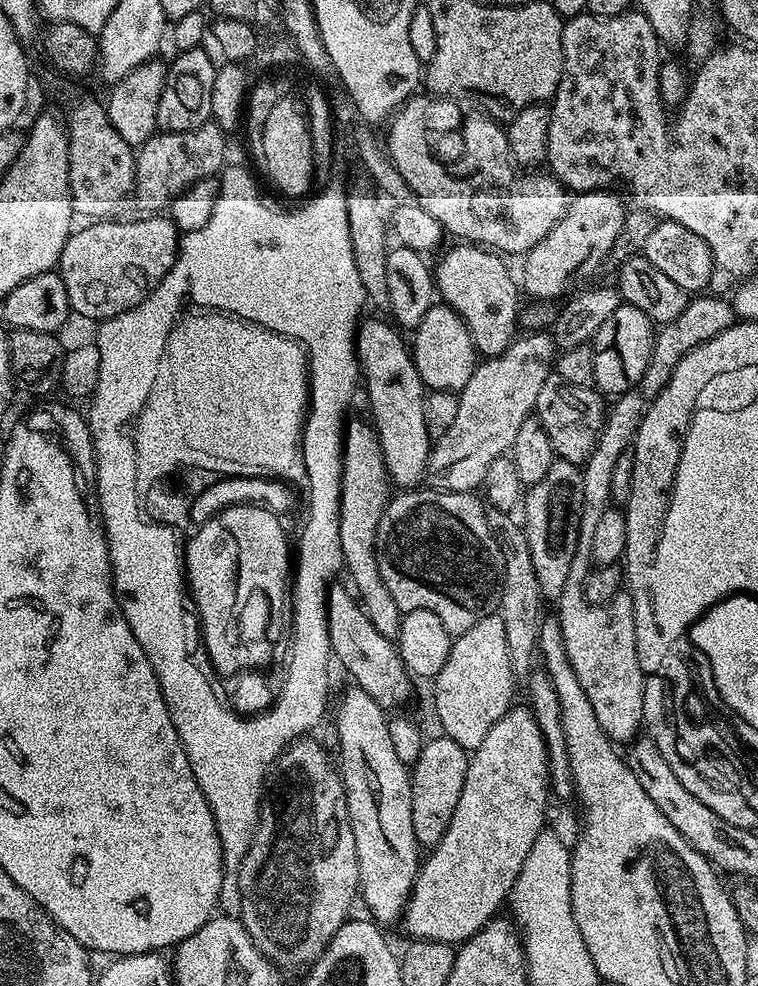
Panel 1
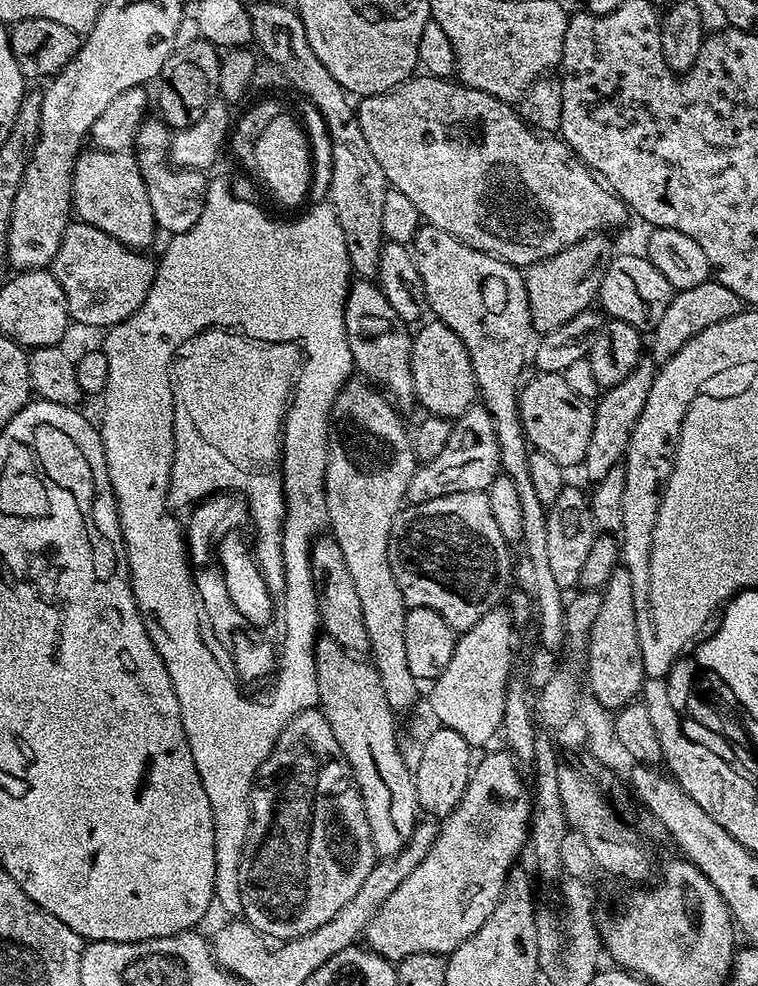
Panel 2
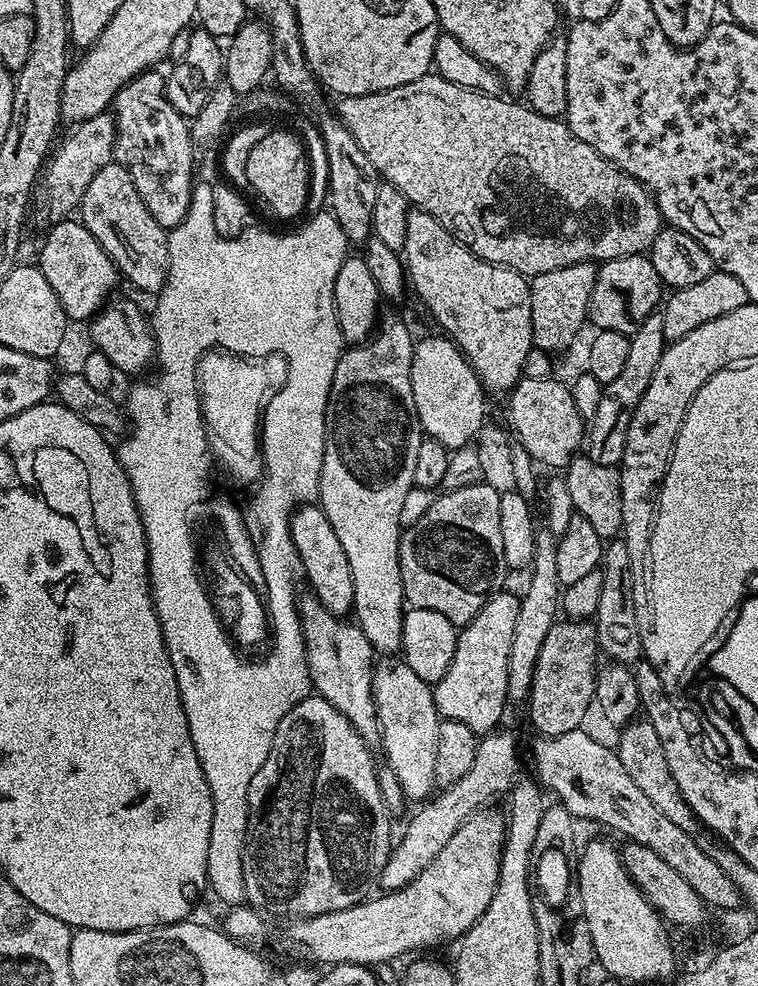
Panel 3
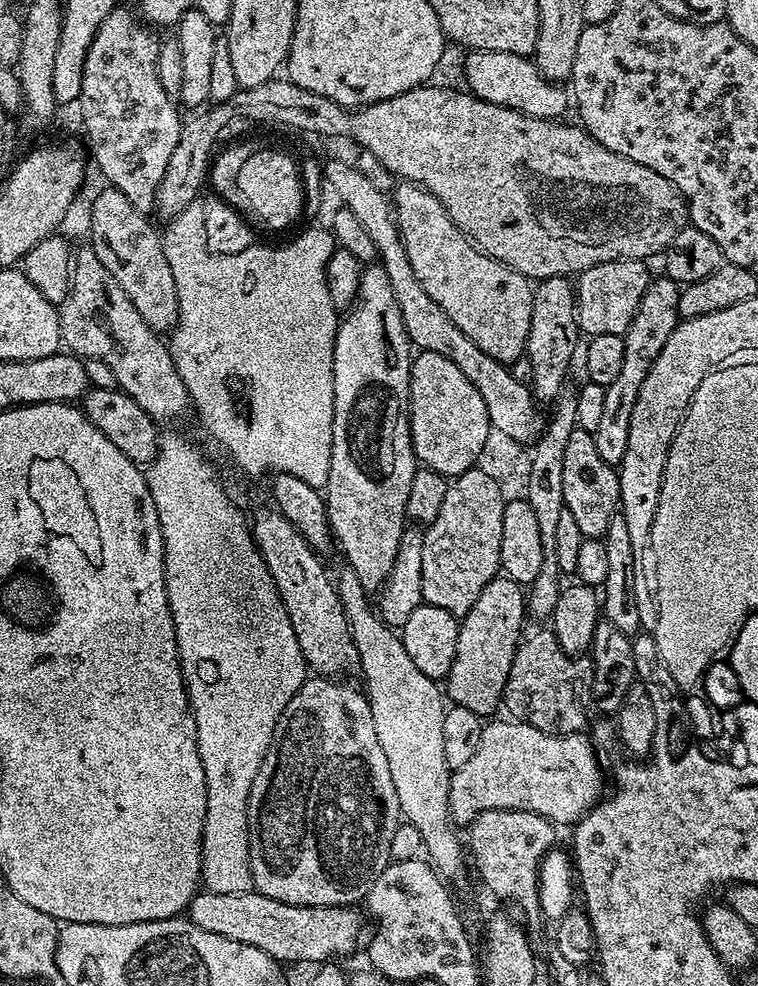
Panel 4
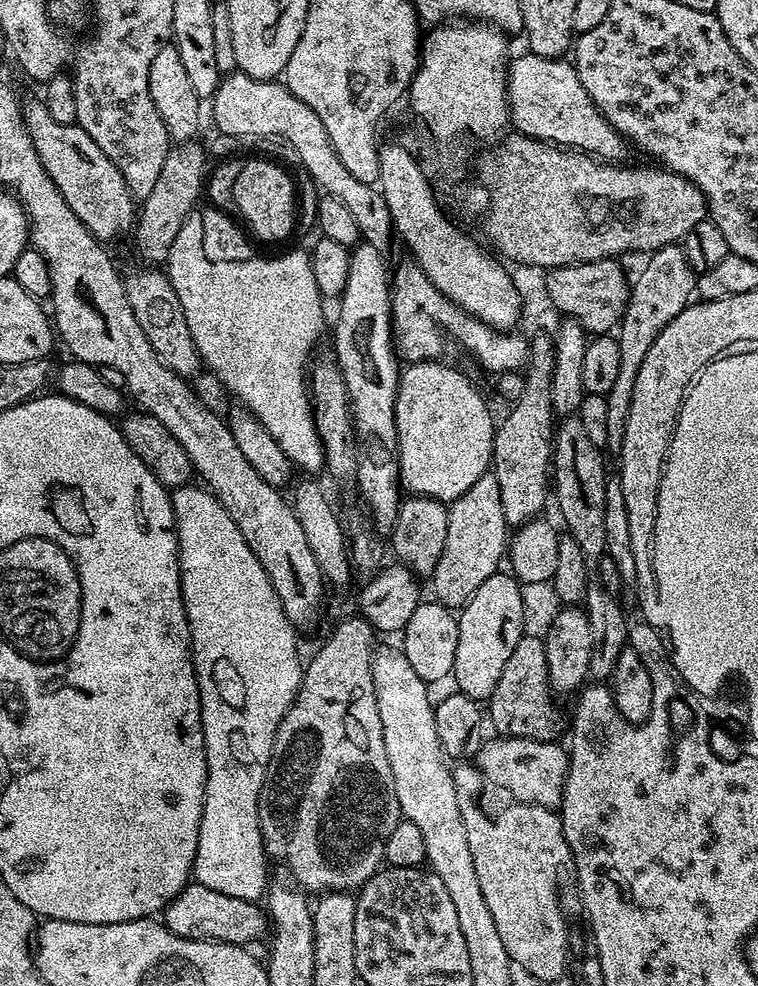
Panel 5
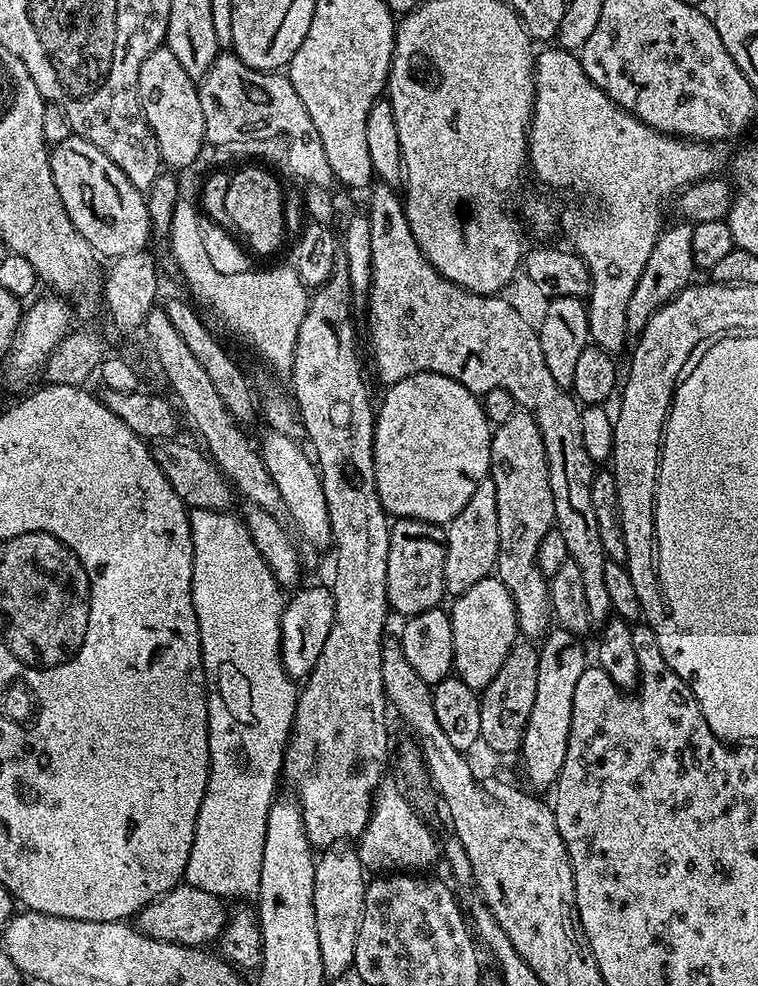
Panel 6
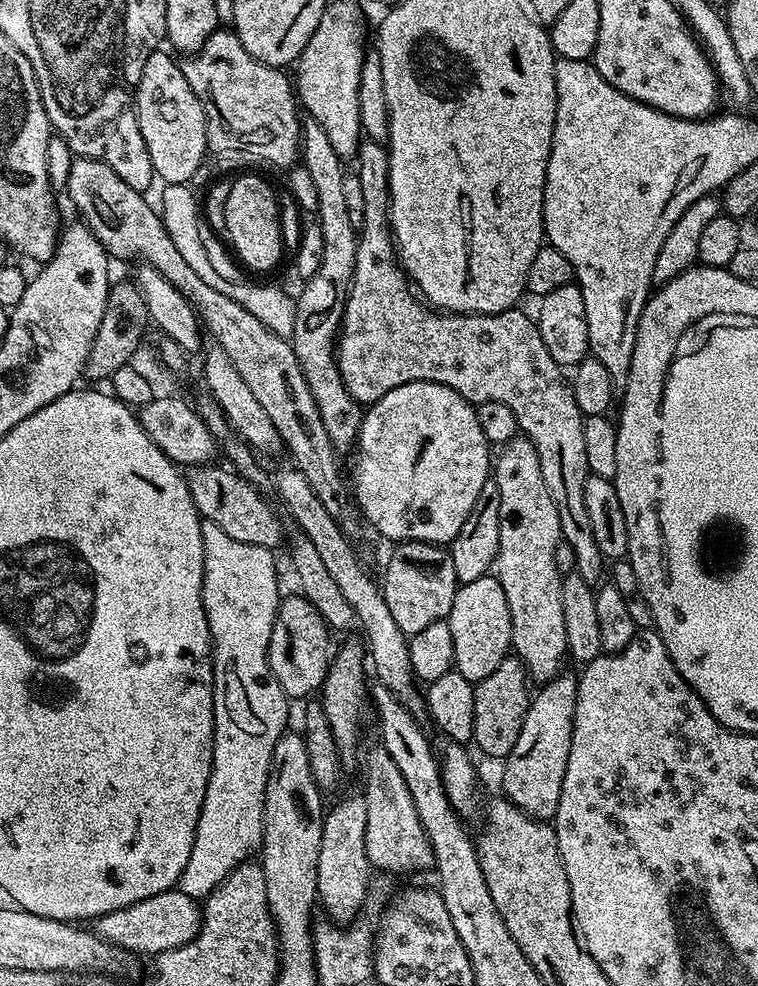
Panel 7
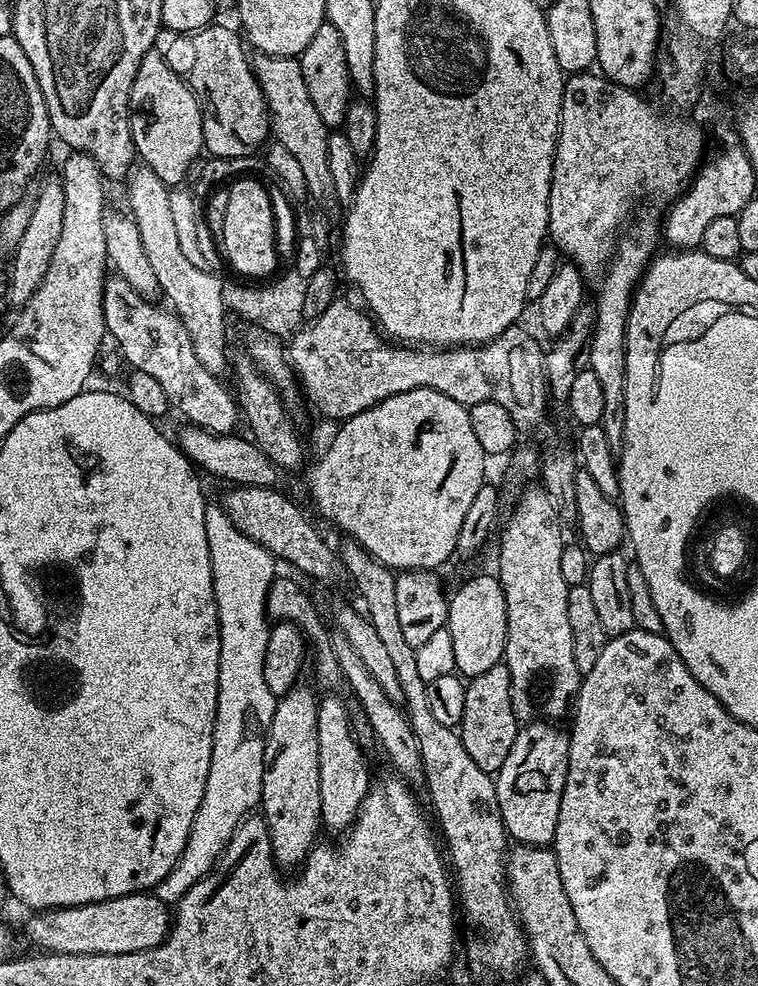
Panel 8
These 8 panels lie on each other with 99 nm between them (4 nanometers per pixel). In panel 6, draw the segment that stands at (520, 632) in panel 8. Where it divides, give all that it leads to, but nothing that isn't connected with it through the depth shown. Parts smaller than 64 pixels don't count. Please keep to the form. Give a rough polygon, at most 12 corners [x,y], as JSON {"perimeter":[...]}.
{"perimeter":[[495,425],[495,571],[525,637],[553,623],[538,546],[556,523],[544,435]]}

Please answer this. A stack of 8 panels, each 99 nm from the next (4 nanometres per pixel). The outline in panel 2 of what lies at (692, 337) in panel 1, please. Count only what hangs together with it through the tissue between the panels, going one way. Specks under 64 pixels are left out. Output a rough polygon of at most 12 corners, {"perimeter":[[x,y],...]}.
{"perimeter":[[714,278],[681,288],[652,329],[665,364],[690,338],[737,316],[742,302]]}

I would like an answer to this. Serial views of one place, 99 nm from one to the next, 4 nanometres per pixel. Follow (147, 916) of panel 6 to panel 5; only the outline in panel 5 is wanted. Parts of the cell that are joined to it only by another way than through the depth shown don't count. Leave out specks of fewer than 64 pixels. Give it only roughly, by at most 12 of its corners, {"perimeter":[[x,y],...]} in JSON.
{"perimeter":[[195,882],[162,923],[191,940],[251,945],[269,931],[257,901]]}

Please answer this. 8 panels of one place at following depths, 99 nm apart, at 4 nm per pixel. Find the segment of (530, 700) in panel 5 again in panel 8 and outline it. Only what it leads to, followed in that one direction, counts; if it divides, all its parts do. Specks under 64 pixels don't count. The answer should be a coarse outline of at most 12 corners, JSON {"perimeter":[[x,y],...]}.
{"perimeter":[[503,662],[467,681],[458,731],[466,754],[496,774],[518,721]]}

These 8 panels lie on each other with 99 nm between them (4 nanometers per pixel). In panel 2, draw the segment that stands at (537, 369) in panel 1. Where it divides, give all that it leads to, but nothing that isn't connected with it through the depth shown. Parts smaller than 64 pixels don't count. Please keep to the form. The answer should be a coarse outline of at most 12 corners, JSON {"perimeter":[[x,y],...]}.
{"perimeter":[[455,417],[442,454],[417,467],[406,500],[483,492],[500,471],[494,418]]}

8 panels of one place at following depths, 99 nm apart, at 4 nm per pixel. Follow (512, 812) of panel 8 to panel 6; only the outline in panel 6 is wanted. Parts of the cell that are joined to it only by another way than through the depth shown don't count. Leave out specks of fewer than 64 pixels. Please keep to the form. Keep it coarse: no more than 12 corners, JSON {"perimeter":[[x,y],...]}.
{"perimeter":[[556,626],[538,651],[538,690],[520,755],[553,785],[565,761],[581,637]]}

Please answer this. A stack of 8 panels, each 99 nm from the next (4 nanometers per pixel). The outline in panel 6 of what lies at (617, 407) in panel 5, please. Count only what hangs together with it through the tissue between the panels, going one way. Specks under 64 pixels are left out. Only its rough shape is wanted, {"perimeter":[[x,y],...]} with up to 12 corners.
{"perimeter":[[692,224],[665,227],[626,308],[640,334],[693,283]]}

